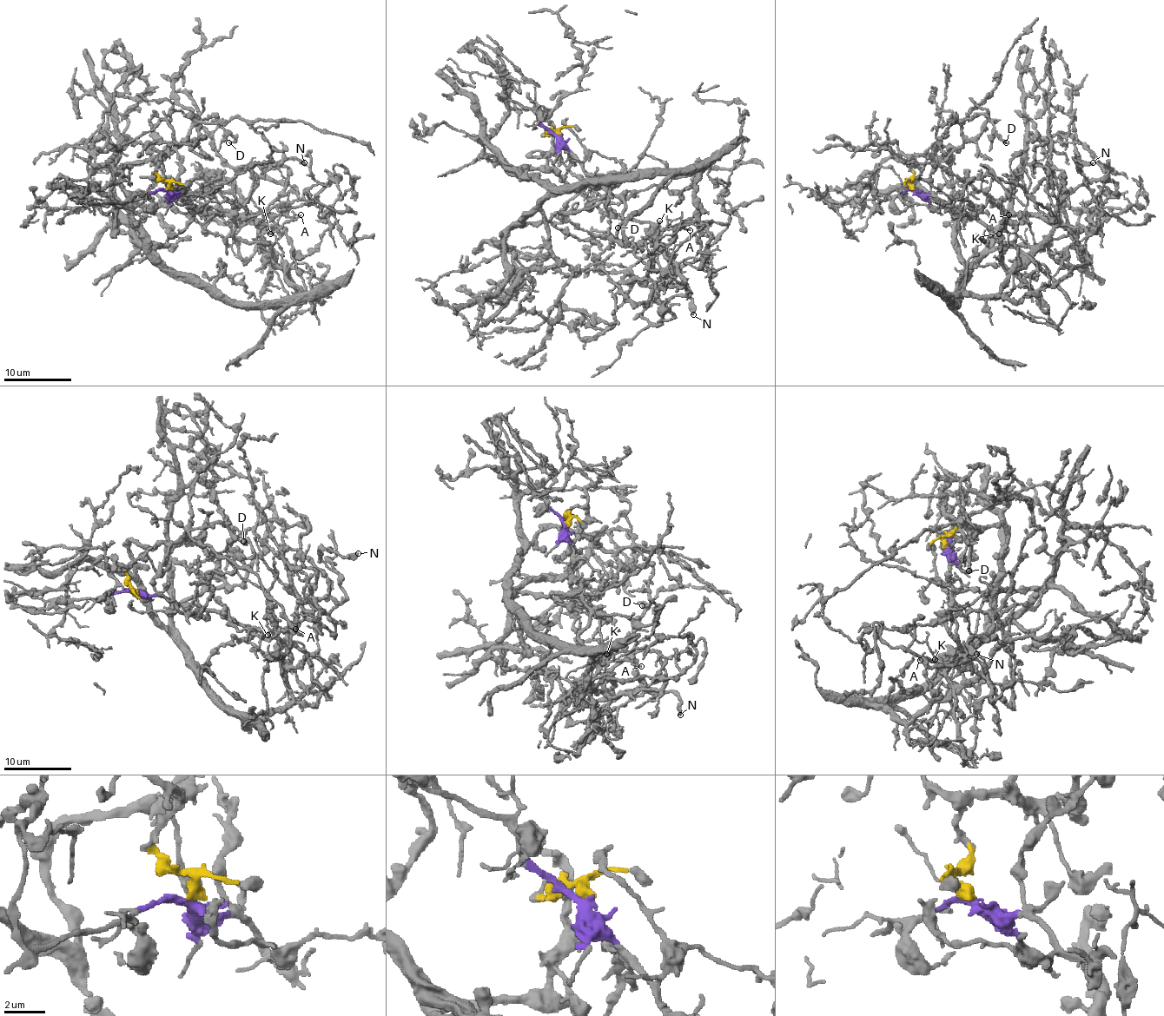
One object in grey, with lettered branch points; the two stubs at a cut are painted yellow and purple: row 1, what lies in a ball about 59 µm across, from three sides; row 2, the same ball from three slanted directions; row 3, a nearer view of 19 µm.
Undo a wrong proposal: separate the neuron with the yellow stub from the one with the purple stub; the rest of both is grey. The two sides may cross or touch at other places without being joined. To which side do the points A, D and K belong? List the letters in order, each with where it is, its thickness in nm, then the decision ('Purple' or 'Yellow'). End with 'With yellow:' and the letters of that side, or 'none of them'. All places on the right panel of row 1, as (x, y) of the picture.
A: Place: (1008, 214). Thickness 160 nm. Purple
D: Place: (1006, 142). Thickness 200 nm. Yellow
K: Place: (999, 234). Thickness 240 nm. Purple
With yellow: D

